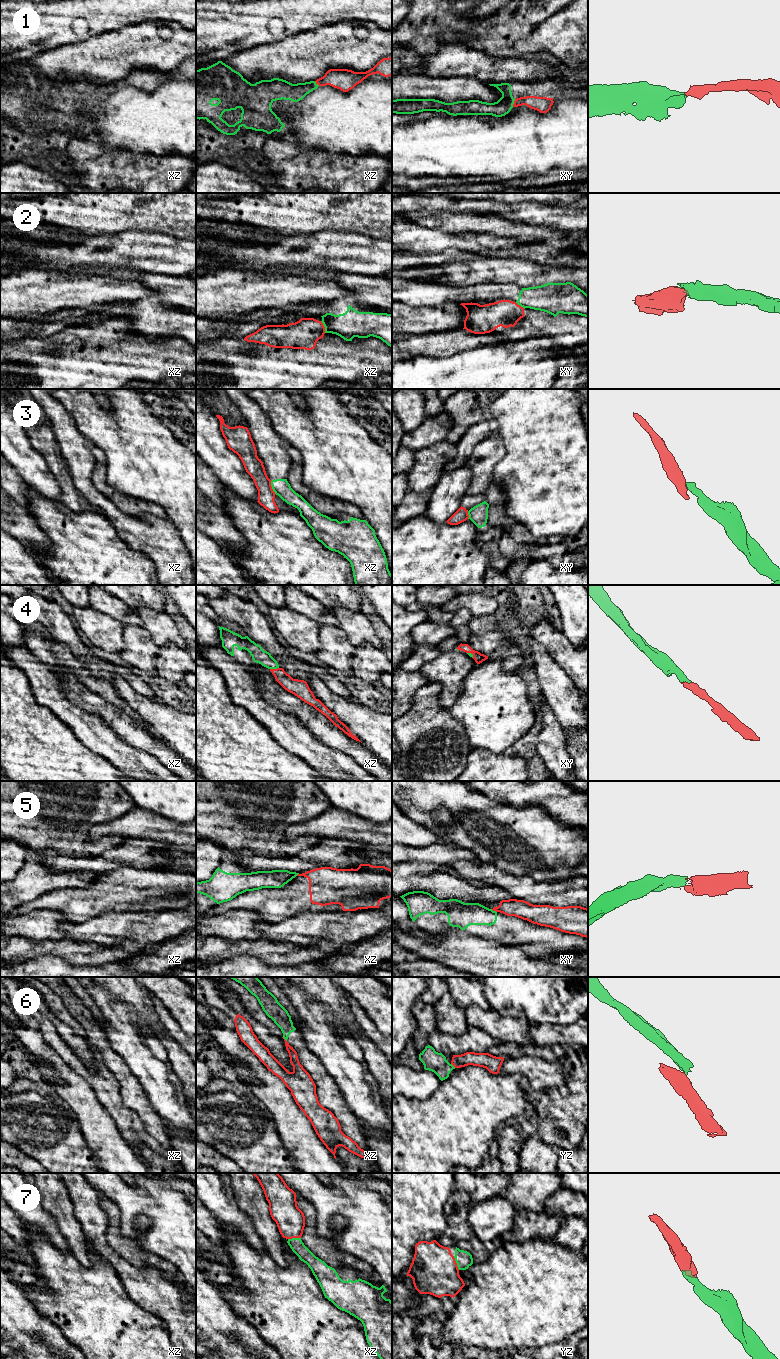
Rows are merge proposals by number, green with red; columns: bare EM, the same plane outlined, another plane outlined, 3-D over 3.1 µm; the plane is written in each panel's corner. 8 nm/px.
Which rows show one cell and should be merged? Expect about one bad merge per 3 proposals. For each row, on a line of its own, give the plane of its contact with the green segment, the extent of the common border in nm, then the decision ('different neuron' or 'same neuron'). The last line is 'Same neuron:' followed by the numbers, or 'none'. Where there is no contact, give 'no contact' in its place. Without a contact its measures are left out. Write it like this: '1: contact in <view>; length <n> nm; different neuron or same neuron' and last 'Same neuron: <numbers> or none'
1: contact in xy; length 70 nm; same neuron
2: contact in xz; length 100 nm; different neuron
3: contact in xz; length 110 nm; different neuron
4: contact in xz; length 70 nm; same neuron
5: contact in xy; length 50 nm; different neuron
6: contact in xz; length 50 nm; different neuron
7: contact in yz; length 120 nm; same neuron
Same neuron: 1, 4, 7

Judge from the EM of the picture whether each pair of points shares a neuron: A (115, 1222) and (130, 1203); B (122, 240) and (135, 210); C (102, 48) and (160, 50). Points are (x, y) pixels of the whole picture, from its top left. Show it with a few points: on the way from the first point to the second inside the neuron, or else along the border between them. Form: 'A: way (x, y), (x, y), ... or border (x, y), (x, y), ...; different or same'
A: border (107, 1196), (120, 1211), (120, 1232), (127, 1238); different
B: border (129, 229), (123, 232), (103, 234); different
C: way (116, 48), (146, 48); same

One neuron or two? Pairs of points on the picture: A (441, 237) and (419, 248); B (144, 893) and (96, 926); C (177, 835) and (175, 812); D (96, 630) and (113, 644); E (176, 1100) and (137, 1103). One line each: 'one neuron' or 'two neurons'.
A: one neuron
B: two neurons
C: two neurons
D: one neuron
E: two neurons

